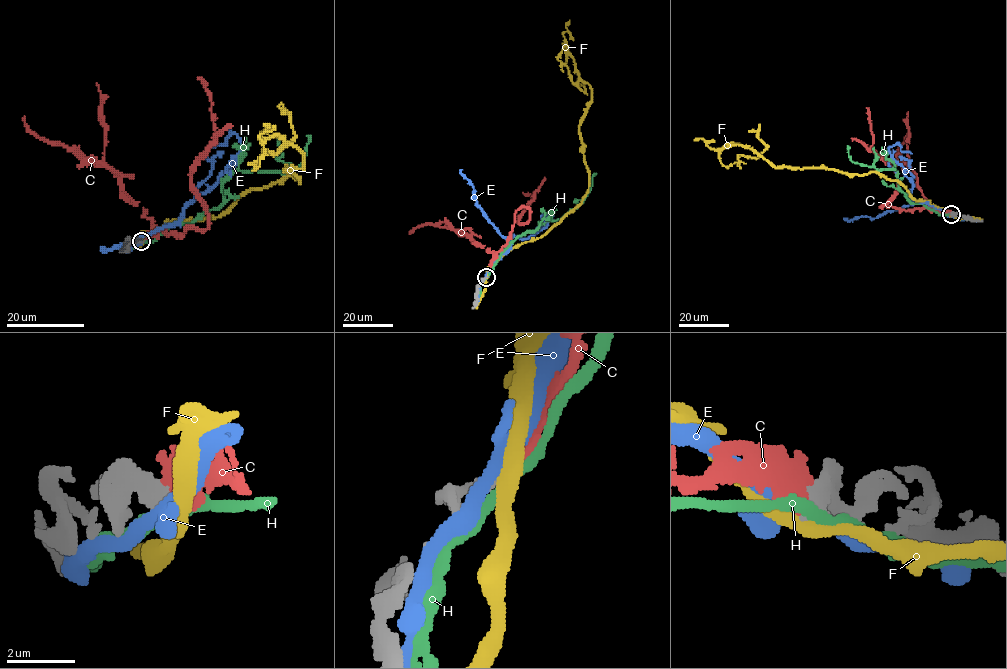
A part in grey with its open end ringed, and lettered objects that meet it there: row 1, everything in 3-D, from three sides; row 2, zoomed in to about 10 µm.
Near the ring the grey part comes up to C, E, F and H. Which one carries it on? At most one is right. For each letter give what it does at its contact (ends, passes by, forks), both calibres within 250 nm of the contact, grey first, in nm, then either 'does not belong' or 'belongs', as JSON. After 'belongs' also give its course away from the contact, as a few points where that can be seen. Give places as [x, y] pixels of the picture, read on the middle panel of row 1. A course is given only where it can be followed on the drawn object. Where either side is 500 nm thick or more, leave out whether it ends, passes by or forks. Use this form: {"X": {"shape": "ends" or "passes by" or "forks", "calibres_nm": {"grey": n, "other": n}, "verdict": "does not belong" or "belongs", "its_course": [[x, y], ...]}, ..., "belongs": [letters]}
{"C": {"calibres_nm": {"grey": 500, "other": 480}, "verdict": "belongs", "its_course": [[486, 277], [511, 237], [515, 213], [527, 206], [529, 219], [518, 221], [535, 198], [522, 192]]}, "E": {"calibres_nm": {"grey": 500, "other": 400}, "verdict": "does not belong"}, "F": {"shape": "passes by", "calibres_nm": {"grey": 400, "other": 440}, "verdict": "does not belong"}, "H": {"shape": "passes by", "calibres_nm": {"grey": 440, "other": 320}, "verdict": "does not belong"}, "belongs": ["C"]}

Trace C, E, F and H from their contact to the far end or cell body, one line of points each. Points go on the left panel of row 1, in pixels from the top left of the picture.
C: (140, 240), (159, 230), (209, 226), (191, 166), (216, 138), (210, 92), (197, 76)
E: (140, 242), (154, 229), (177, 222), (181, 212), (233, 164), (241, 144), (232, 133), (224, 144), (212, 147)
F: (141, 243), (298, 181), (285, 170), (303, 167), (303, 154), (279, 134), (264, 142), (270, 127)
H: (141, 243), (216, 209), (223, 182), (234, 172), (298, 167), (308, 135)

